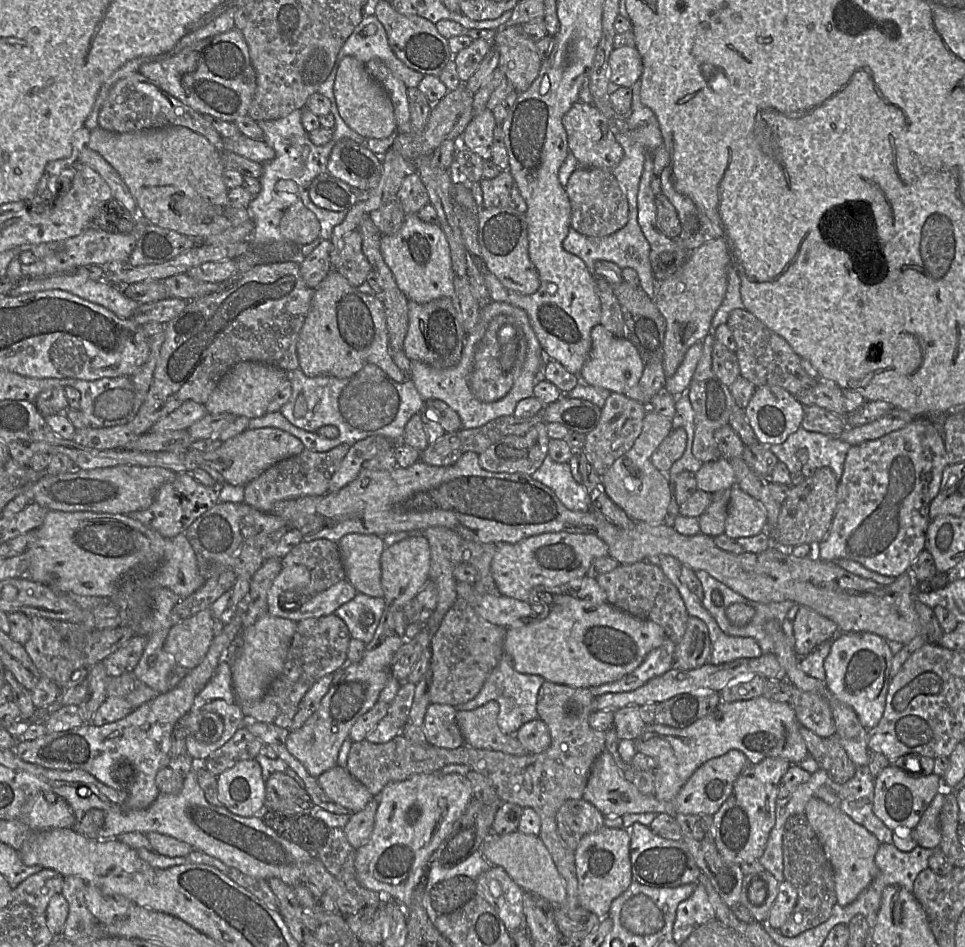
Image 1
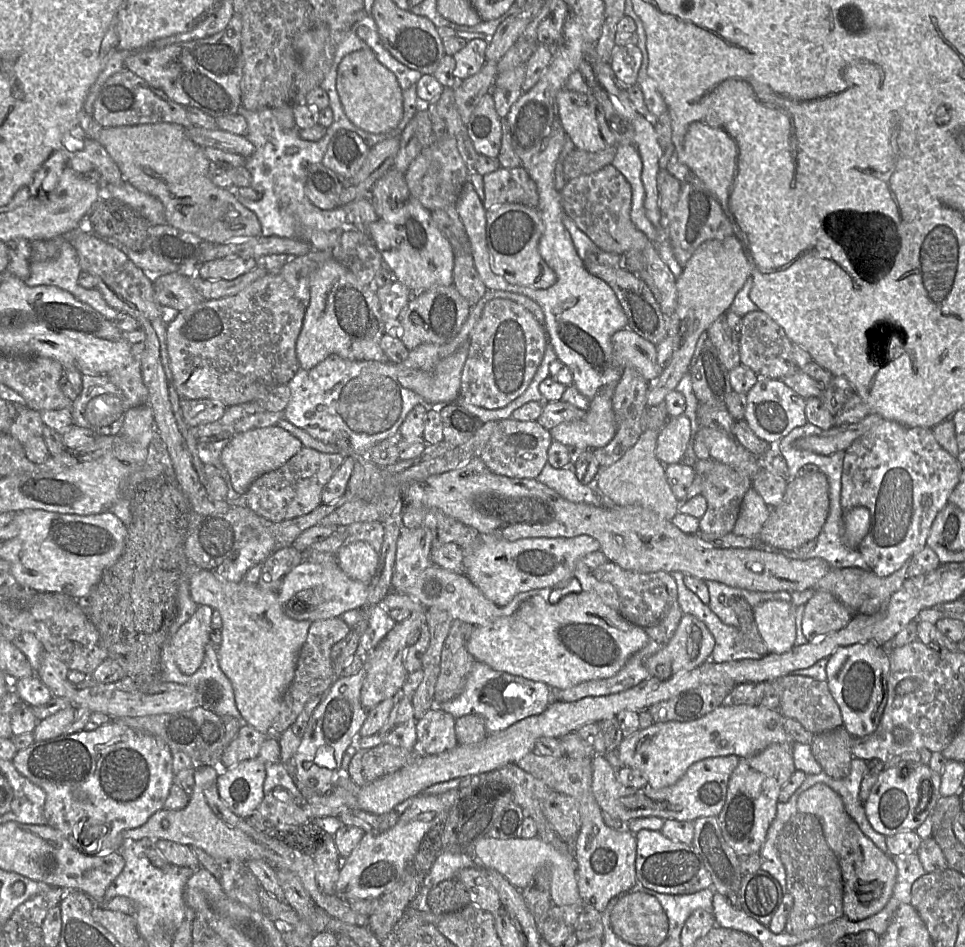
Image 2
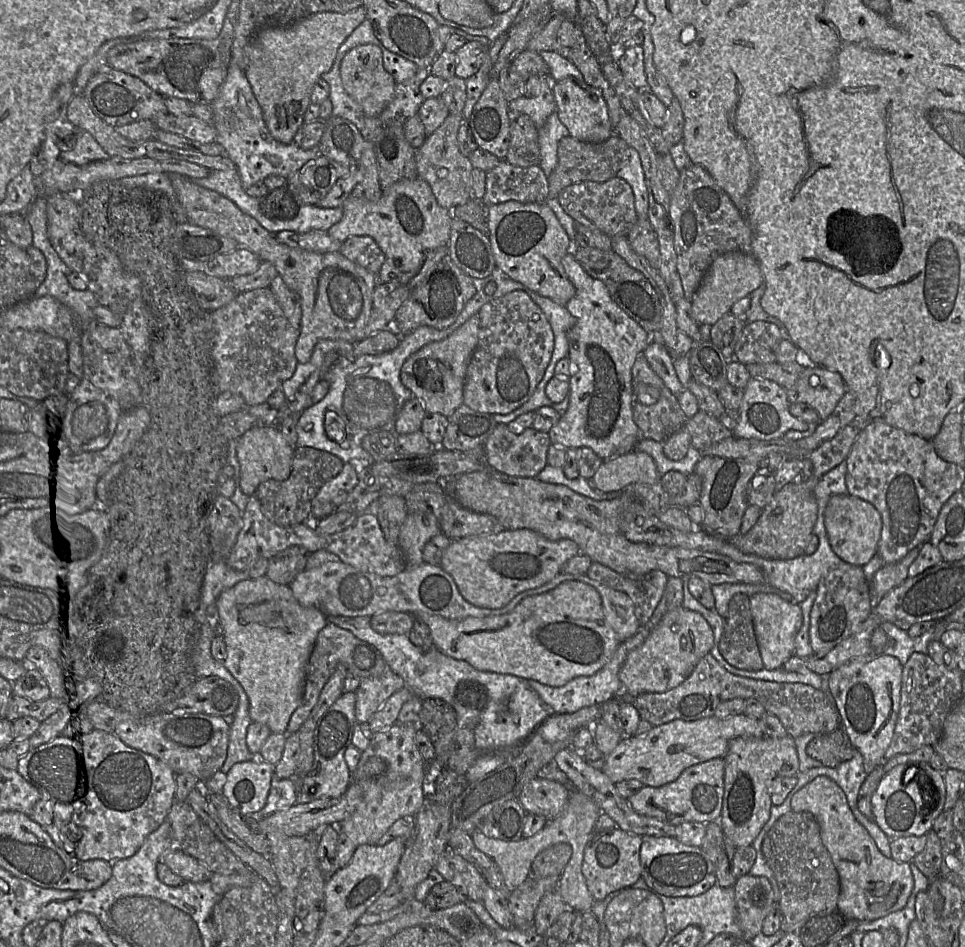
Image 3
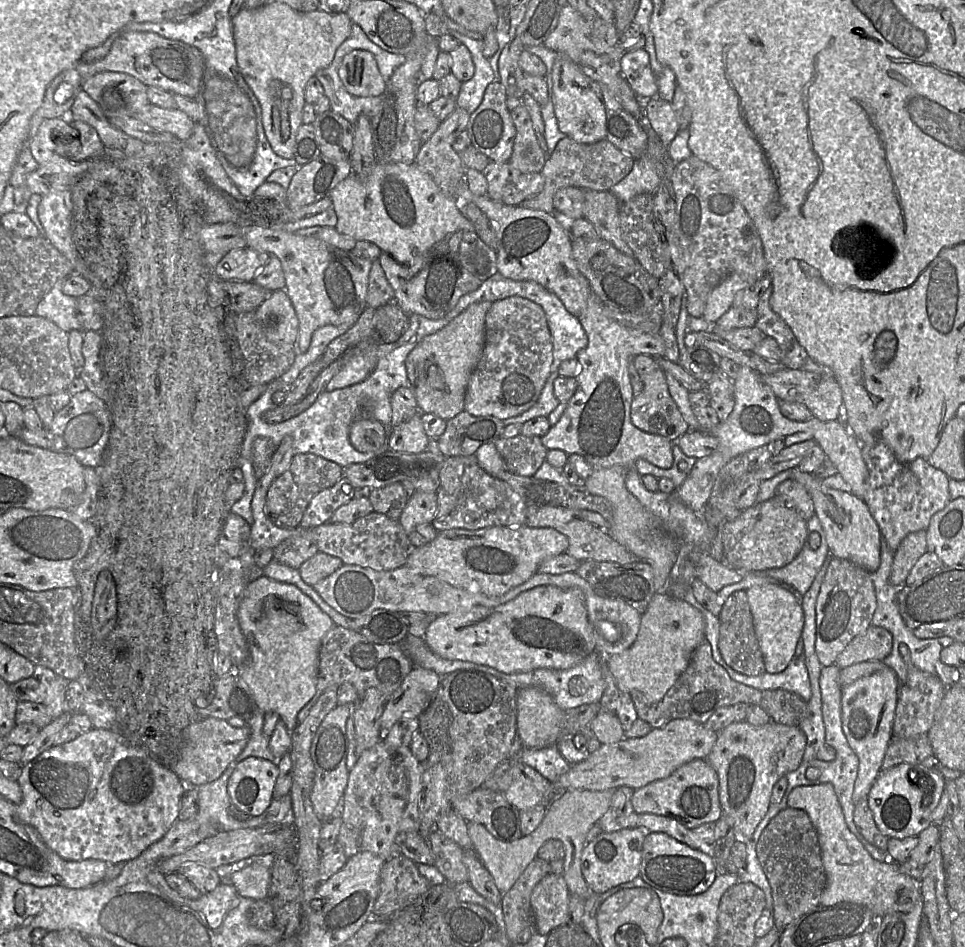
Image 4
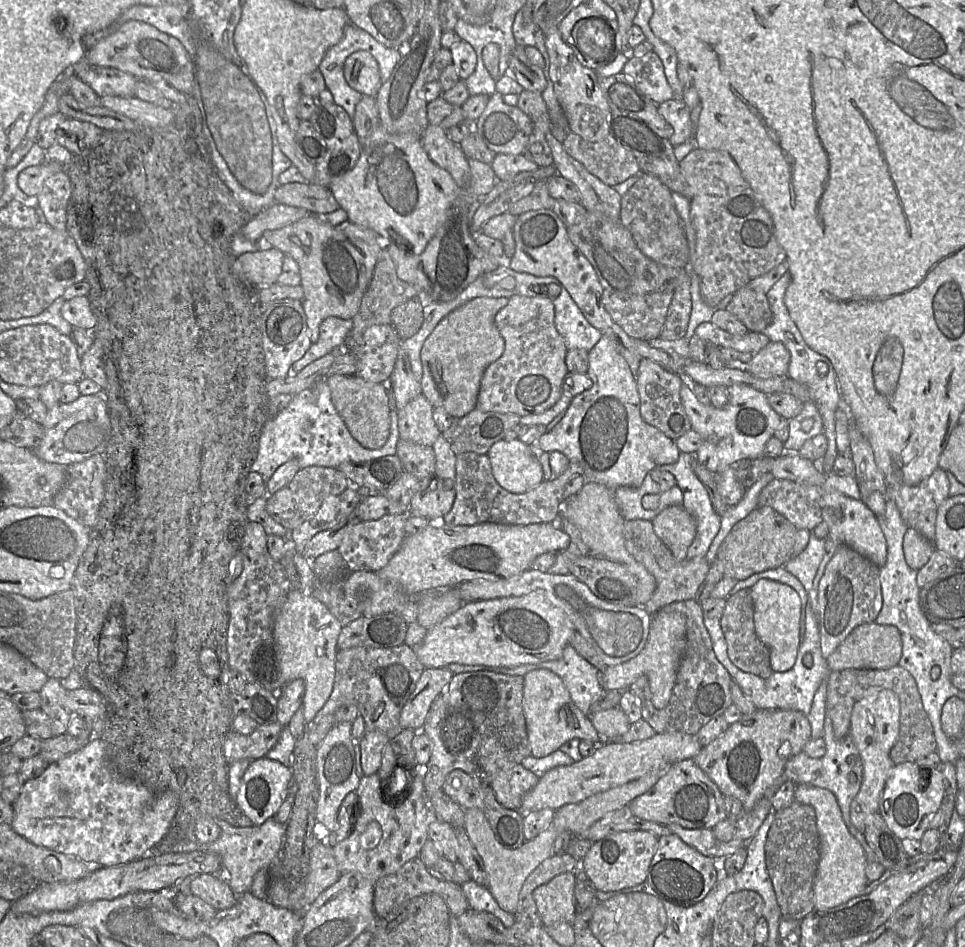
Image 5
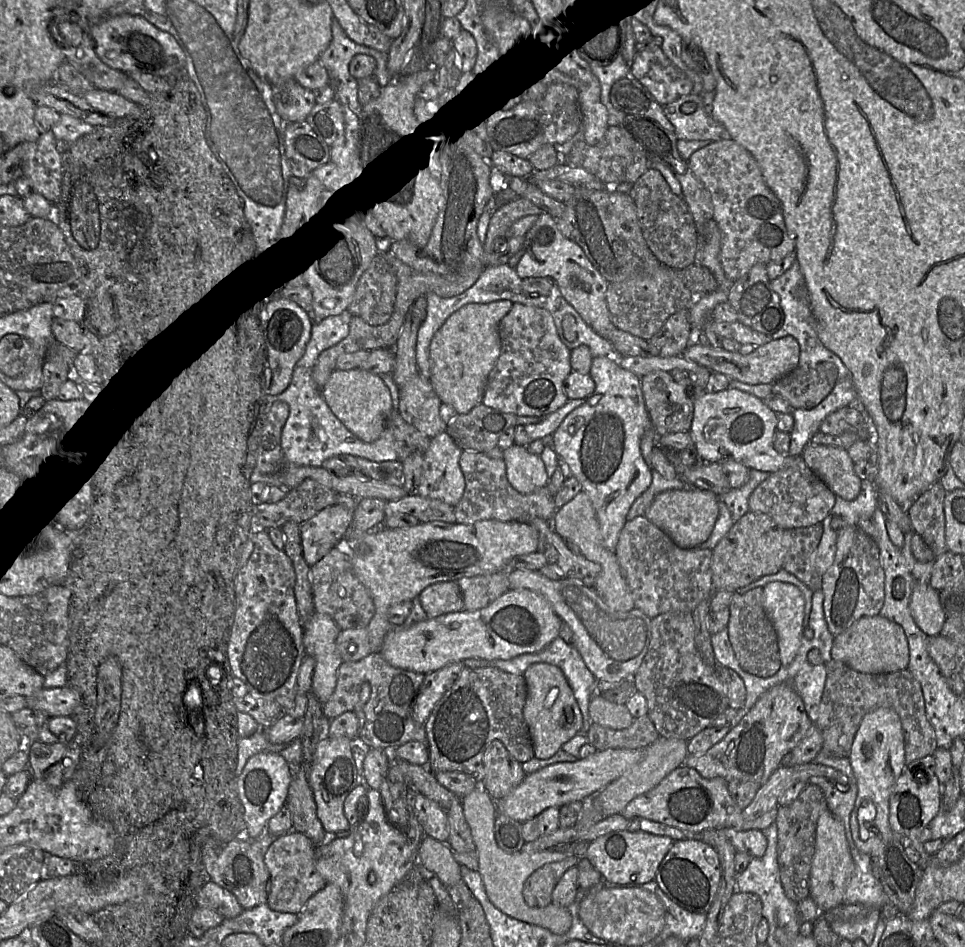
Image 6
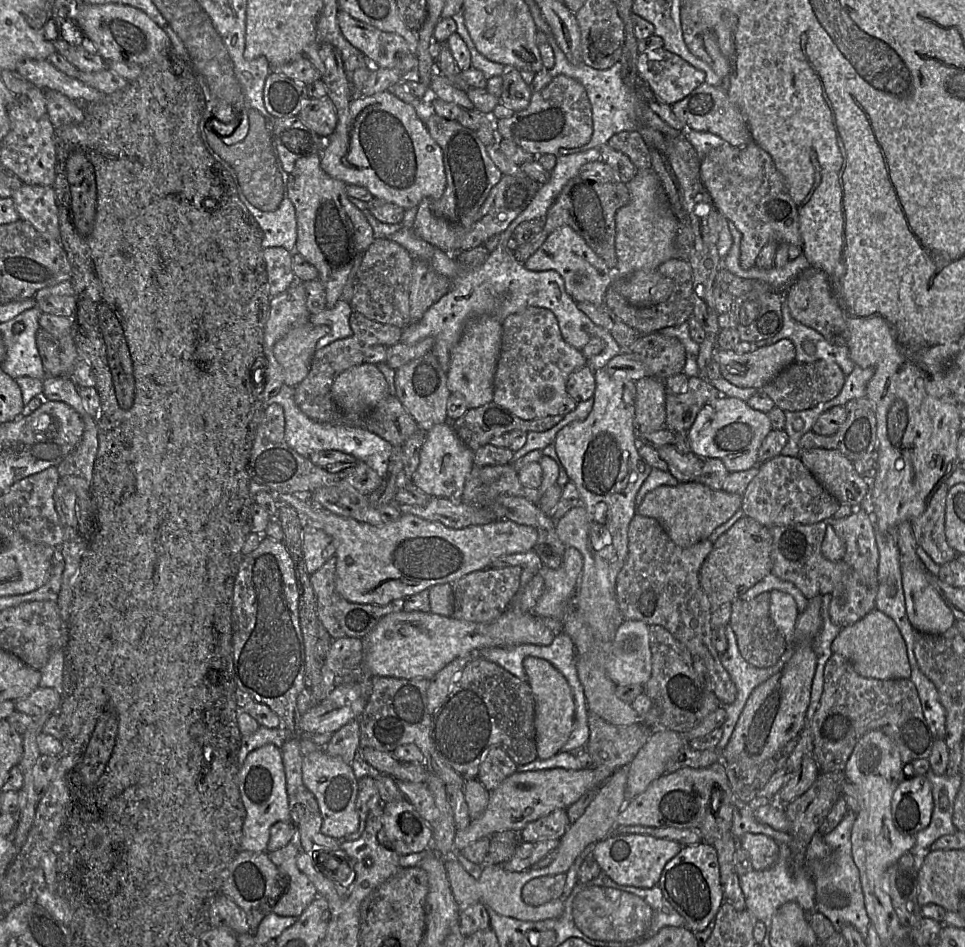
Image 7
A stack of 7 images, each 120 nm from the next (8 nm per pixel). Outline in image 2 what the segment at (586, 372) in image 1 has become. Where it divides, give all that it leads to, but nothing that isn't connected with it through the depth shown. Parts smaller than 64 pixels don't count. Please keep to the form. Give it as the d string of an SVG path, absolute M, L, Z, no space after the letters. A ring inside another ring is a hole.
M626 328L612 336L614 365L622 370L633 367L648 381L650 386L663 369L657 363L657 348L654 344Z

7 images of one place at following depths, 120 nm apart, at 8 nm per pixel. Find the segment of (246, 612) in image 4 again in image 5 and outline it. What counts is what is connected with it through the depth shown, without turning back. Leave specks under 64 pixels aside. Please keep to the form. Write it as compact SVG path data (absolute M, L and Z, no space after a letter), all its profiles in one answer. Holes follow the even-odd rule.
M291 588L274 616L273 636L280 669L280 690L295 679L304 680L305 693L301 707L306 725L314 719L316 713L324 706L331 695L335 678L337 643L341 628L339 621L327 607L302 588Z

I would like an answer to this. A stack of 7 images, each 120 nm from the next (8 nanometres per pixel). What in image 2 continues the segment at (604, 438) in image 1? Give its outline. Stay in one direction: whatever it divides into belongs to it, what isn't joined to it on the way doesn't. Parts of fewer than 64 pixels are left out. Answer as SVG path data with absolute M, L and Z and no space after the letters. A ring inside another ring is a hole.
M626 367L622 370L622 377L614 390L612 398L616 420L615 435L604 447L592 450L600 468L610 466L621 459L636 444L643 431L654 430L660 432L668 422L670 417L664 401L657 406L647 407L646 397L649 387L648 381L635 368Z

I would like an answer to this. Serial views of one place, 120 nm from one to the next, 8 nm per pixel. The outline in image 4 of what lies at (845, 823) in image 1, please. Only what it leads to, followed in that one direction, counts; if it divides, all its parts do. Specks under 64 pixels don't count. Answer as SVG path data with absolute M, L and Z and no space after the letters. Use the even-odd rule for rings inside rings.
M831 783L795 787L788 797L788 806L806 811L818 834L827 877L820 898L821 907L851 902L865 906L876 918L881 918L895 912L910 912L922 900L920 881L902 873L898 863L892 860L881 862L872 858L849 829Z

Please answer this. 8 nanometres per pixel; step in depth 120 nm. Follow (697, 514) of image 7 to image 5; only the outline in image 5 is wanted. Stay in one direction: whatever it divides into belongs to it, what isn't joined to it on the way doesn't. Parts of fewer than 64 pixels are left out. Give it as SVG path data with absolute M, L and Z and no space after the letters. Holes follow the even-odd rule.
M672 505L662 510L652 521L658 538L677 560L686 559L689 546L696 535L696 521L682 505Z

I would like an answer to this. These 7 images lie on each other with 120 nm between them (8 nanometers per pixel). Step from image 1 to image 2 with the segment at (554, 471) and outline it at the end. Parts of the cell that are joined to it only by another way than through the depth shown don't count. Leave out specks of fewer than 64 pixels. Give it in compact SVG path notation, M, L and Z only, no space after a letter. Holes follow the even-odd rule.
M547 462L536 480L555 490L568 501L594 506L602 505L597 490L591 484L582 484L571 466L557 469Z

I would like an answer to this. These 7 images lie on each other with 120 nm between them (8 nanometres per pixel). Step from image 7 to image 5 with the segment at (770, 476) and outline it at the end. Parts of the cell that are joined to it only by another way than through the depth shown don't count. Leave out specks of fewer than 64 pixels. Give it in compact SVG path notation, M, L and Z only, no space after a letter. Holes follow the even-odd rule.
M774 478L760 492L758 506L769 506L797 529L813 530L822 521L822 488Z

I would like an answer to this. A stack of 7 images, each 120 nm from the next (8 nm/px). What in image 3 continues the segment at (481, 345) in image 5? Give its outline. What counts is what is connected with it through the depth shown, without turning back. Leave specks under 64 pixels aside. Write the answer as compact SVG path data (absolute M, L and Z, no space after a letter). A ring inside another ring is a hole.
M477 313L447 338L425 345L404 362L401 382L423 404L426 413L439 413L448 418L463 404L466 370L478 342L479 324Z

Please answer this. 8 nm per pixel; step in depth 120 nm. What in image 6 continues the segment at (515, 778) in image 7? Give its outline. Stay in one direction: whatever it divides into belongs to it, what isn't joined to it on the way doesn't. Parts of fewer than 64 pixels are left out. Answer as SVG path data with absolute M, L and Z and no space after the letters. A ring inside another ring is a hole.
M607 749L575 762L562 762L544 767L525 776L523 781L502 799L494 800L497 813L524 822L550 807L561 808L572 802L592 798L608 784L617 780L644 756L645 749Z

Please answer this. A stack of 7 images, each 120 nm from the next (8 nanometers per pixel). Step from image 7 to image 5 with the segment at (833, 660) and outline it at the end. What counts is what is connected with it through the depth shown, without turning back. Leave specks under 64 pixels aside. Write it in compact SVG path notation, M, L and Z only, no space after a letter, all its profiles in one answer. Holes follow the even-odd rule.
M895 666L889 669L847 669L830 671L826 692L826 716L830 717L836 738L842 739L850 733L850 720L855 703L882 689L893 691L900 704L899 735L890 750L890 758L896 764L916 762L934 753L936 740L934 731L925 712L918 687L913 676L904 668Z

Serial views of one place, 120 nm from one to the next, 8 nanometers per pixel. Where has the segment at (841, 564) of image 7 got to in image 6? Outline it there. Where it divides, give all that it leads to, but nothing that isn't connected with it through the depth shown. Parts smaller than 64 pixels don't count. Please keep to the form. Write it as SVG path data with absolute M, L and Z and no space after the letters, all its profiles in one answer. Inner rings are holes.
M822 523L785 530L789 531L789 549L782 568L812 591L821 589L823 575L815 568L815 552L823 533Z

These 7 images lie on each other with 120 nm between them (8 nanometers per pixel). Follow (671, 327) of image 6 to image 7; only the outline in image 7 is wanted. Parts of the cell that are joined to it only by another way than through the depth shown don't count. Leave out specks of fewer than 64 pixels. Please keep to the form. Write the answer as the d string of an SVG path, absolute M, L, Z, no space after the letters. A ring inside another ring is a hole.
M660 332L641 335L623 353L641 363L649 377L662 381L682 373L687 356L683 344L677 338Z

